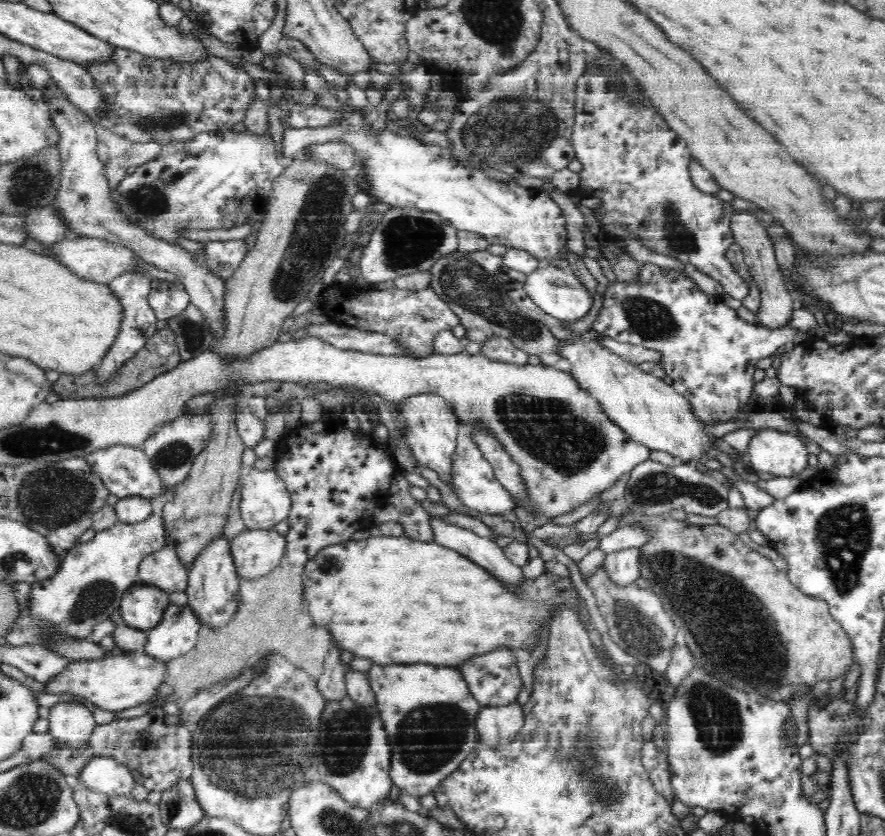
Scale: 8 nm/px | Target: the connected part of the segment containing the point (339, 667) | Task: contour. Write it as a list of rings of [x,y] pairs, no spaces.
[[[330,646],[332,650],[328,650],[328,656],[324,660],[322,675],[317,681],[317,688],[320,690],[320,695],[326,701],[341,700],[347,696],[345,686],[345,675],[347,674],[347,665],[340,661],[339,646]]]

